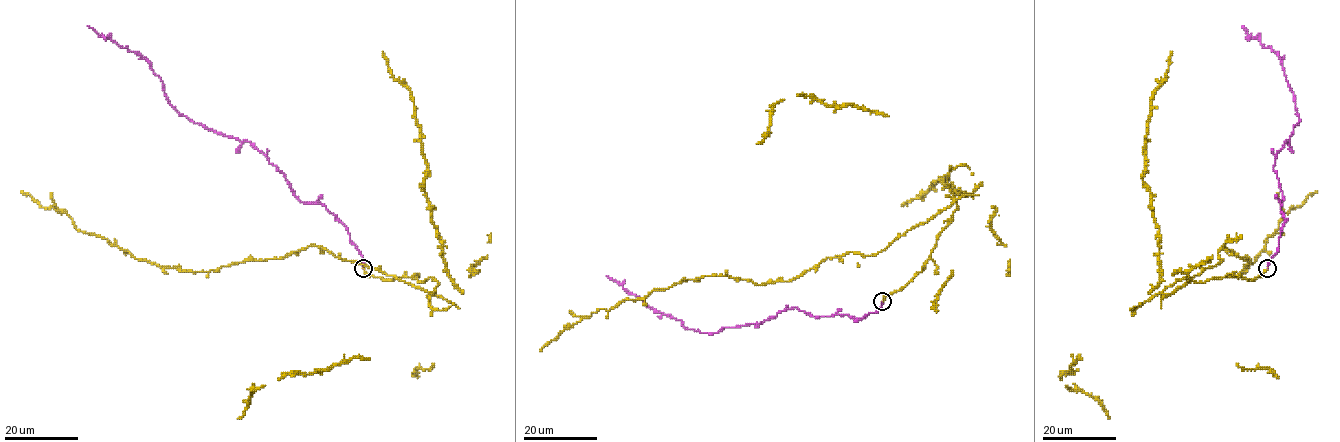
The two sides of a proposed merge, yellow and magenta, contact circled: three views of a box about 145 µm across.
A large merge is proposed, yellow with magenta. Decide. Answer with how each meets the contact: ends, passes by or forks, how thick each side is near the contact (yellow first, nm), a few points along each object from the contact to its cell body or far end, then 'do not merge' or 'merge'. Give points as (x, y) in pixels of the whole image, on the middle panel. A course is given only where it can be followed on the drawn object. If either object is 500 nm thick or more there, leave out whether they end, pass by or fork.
yellow ends | magenta ends | 170/200 nm | yellow via (882, 301), (921, 271), (953, 196), (877, 253), (827, 258), (788, 281), (683, 280), (598, 309), (539, 350) | magenta via (882, 301), (875, 312), (861, 318), (813, 316), (792, 307), (759, 323), (708, 334), (649, 308), (606, 275) | merge

